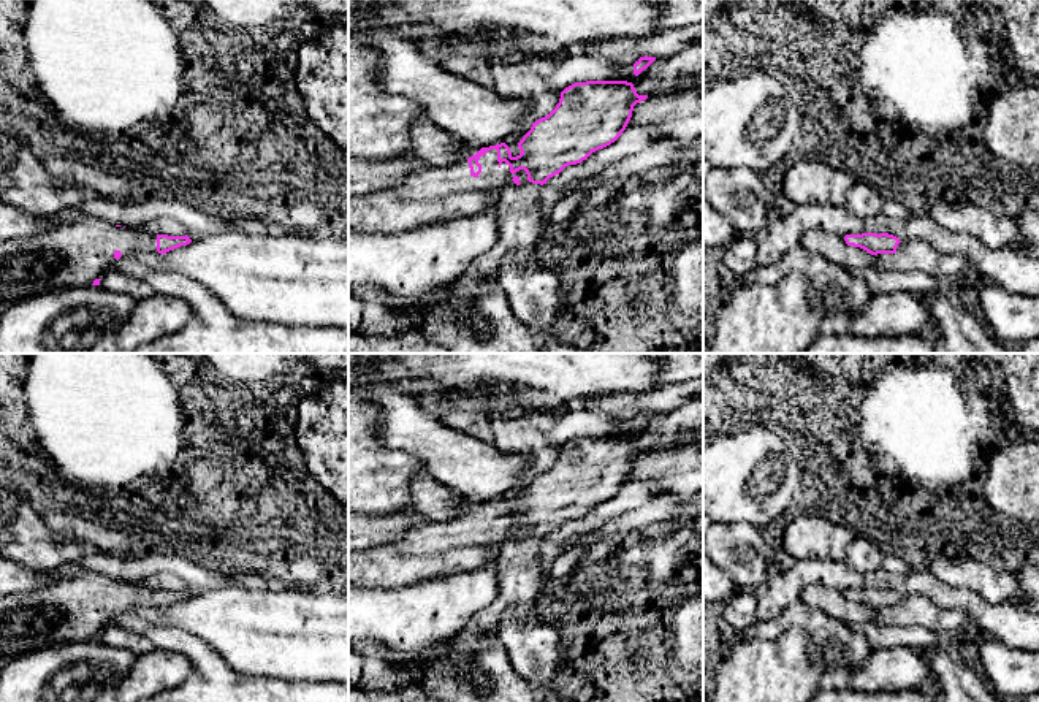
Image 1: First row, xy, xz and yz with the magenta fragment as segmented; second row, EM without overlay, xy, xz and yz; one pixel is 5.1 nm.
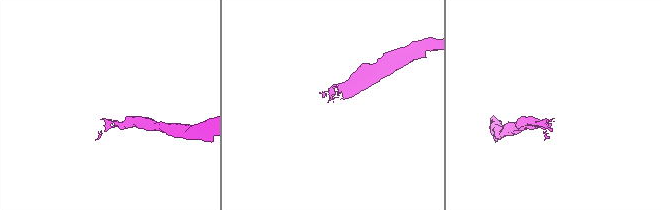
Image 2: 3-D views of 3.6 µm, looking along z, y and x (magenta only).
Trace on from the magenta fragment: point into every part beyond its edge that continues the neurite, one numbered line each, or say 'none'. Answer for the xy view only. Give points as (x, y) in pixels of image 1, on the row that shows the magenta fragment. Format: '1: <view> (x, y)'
1: xy (68, 255)

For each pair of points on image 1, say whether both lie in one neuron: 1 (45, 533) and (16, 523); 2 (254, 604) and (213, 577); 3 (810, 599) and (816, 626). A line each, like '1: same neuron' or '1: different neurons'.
1: same neuron
2: different neurons
3: different neurons

